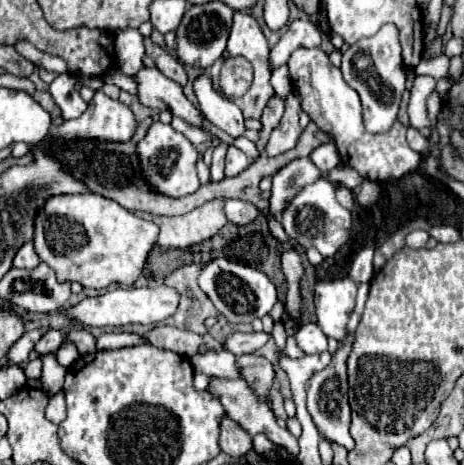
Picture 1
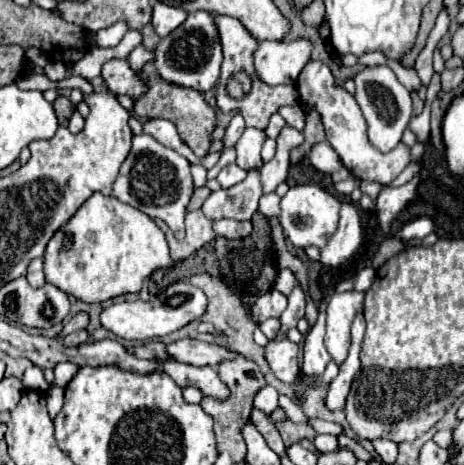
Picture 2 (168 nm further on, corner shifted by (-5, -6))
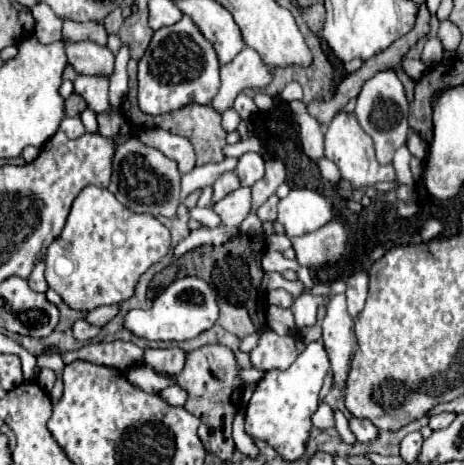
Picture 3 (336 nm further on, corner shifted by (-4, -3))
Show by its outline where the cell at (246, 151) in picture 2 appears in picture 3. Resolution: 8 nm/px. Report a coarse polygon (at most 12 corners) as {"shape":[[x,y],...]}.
{"shape":[[259,153],[239,157],[235,169],[241,185],[251,187],[265,173]]}

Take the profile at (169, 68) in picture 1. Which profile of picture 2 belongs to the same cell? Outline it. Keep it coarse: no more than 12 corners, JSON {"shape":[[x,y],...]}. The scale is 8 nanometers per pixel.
{"shape":[[142,66],[140,118],[170,120],[198,158],[212,146],[216,112],[198,90]]}

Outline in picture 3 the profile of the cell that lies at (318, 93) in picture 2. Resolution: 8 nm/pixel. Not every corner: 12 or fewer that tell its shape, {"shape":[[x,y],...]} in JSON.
{"shape":[[355,113],[325,131],[325,157],[353,187],[397,181]]}

